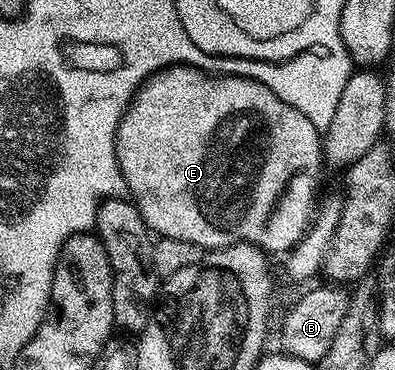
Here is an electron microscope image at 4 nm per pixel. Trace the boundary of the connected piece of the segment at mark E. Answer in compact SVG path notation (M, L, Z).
M173 64L163 70L157 70L155 74L151 75L132 95L132 100L128 104L128 109L125 110L123 116L120 117L120 122L116 128L115 138L115 152L116 163L119 166L119 173L124 178L124 186L126 190L129 190L131 201L139 208L140 214L144 217L144 222L148 226L149 231L153 235L162 238L173 238L174 240L186 240L190 244L198 244L202 248L219 248L222 246L230 246L237 242L243 242L250 236L256 236L256 224L262 224L266 226L268 224L268 217L270 216L271 209L276 204L281 191L283 191L285 185L289 180L297 175L315 175L317 173L316 168L319 164L322 164L322 134L321 131L314 128L314 124L310 124L310 120L306 120L306 116L302 116L302 112L298 112L298 108L294 108L290 104L286 104L282 100L278 100L278 96L274 96L274 92L270 88L266 88L260 82L257 82L255 78L241 78L239 76L213 76L211 73L205 72L195 66L189 66L187 64Z

